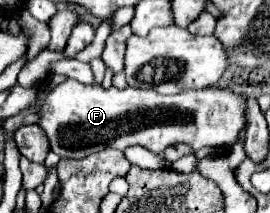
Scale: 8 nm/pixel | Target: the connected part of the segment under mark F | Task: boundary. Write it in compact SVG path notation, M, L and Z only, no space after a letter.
M65 80L59 86L55 86L43 106L37 110L40 115L39 125L47 134L51 150L59 156L77 158L87 156L93 152L99 152L107 146L113 146L117 150L125 150L129 146L143 146L155 154L161 154L167 144L191 144L195 150L203 146L233 146L239 142L241 130L247 126L245 114L247 114L247 100L241 94L235 94L229 88L203 88L195 92L179 92L173 96L163 96L153 90L141 90L141 88L103 88L99 84L81 84L77 80Z

